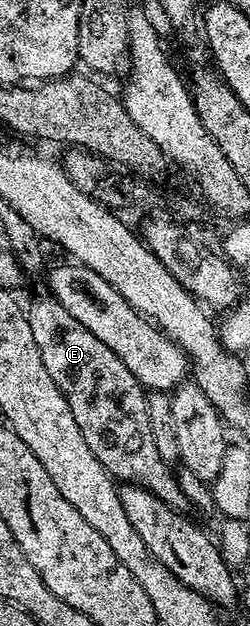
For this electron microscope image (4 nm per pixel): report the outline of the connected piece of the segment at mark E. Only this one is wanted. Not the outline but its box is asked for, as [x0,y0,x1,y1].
[28,291,189,511]

